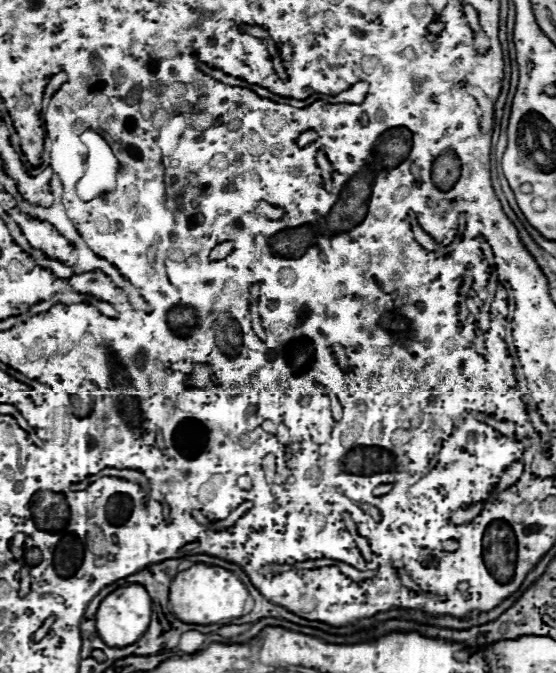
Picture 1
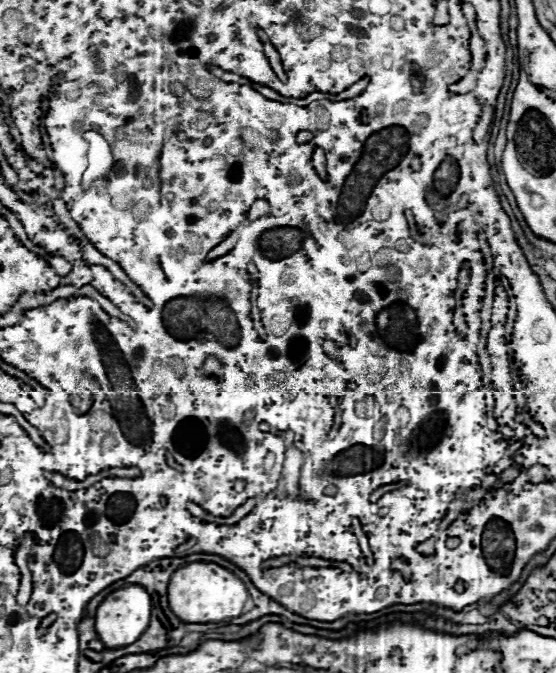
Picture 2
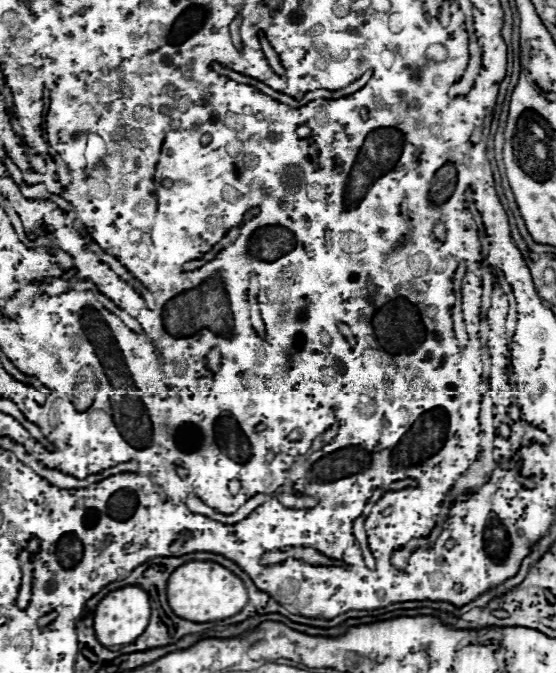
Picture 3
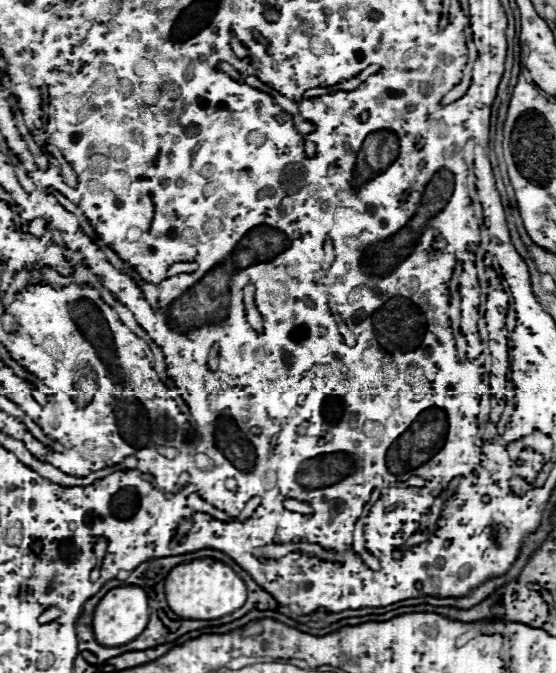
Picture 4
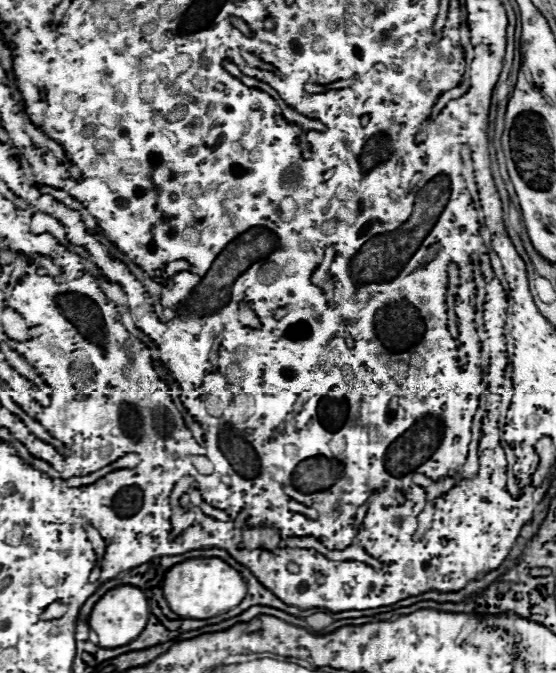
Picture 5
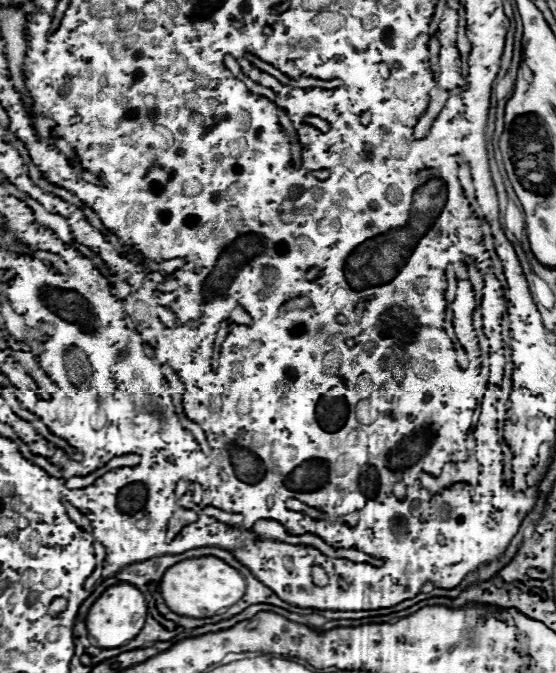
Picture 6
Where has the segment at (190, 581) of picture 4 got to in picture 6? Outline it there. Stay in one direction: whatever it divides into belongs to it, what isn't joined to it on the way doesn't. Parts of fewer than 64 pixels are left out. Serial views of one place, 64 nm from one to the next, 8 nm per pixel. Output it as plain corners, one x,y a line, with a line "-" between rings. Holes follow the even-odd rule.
202,556
182,560
168,568
160,582
160,592
172,612
188,618
208,618
222,608
234,606
246,592
246,580
236,568
228,566
224,560
214,556

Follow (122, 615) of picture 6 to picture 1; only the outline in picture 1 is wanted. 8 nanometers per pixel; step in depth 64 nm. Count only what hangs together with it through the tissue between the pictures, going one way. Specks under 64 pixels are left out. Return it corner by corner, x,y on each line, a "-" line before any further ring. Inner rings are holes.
138,584
118,588
102,600
102,604
96,612
96,630
98,630
100,638
104,640
104,644
108,644
108,646
118,646
118,648
130,646
148,630
150,614
152,614
152,602
144,588
140,588

